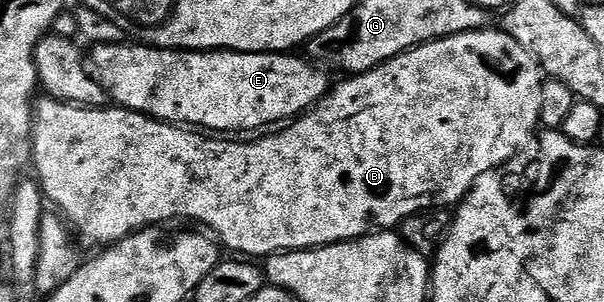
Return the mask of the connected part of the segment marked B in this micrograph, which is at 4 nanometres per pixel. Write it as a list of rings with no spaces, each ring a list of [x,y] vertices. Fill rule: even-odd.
[[[492,28],[475,29],[469,33],[459,33],[431,41],[416,49],[399,53],[381,65],[366,70],[365,73],[349,76],[344,79],[348,81],[342,82],[337,89],[335,86],[327,97],[313,105],[307,113],[285,124],[276,131],[281,133],[276,133],[273,137],[260,135],[255,139],[221,139],[219,136],[205,135],[188,127],[155,121],[144,113],[135,113],[129,109],[73,105],[44,95],[35,102],[32,119],[31,164],[34,169],[36,165],[34,177],[39,182],[40,192],[46,198],[47,204],[67,222],[71,232],[81,242],[84,240],[88,245],[100,245],[99,247],[114,245],[140,229],[163,226],[163,221],[197,221],[198,224],[205,225],[200,226],[205,230],[213,229],[208,231],[214,234],[215,240],[227,252],[228,249],[232,252],[229,254],[239,255],[244,259],[267,259],[274,253],[291,253],[293,249],[321,249],[323,245],[353,241],[355,237],[366,237],[369,233],[392,231],[408,217],[427,214],[430,209],[451,210],[459,205],[479,177],[486,175],[491,169],[508,164],[521,149],[527,149],[537,136],[545,74],[537,65],[535,57],[531,57],[509,33]]]

